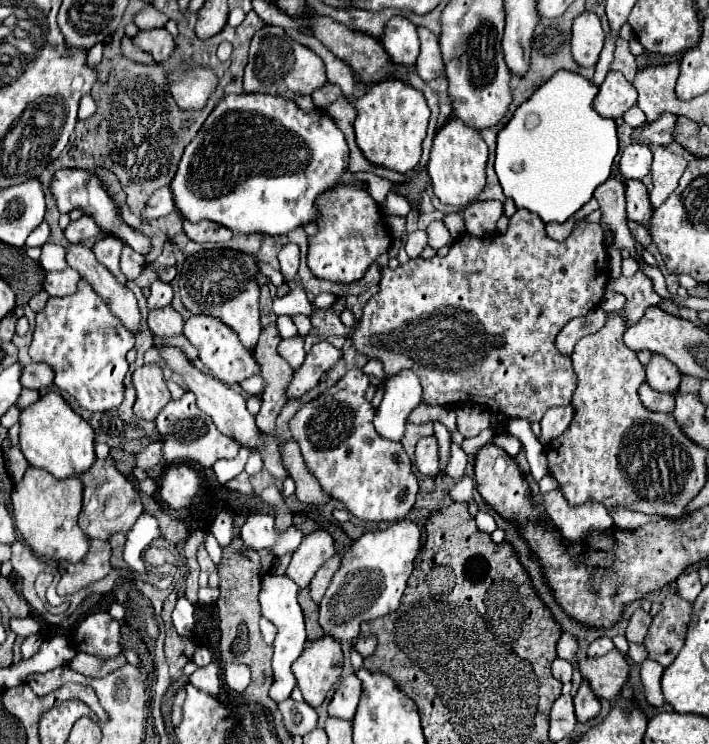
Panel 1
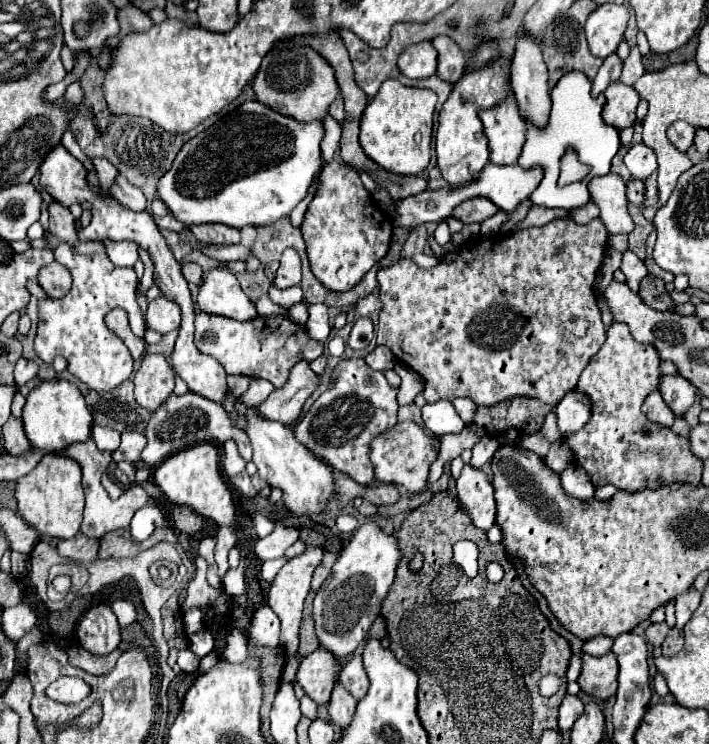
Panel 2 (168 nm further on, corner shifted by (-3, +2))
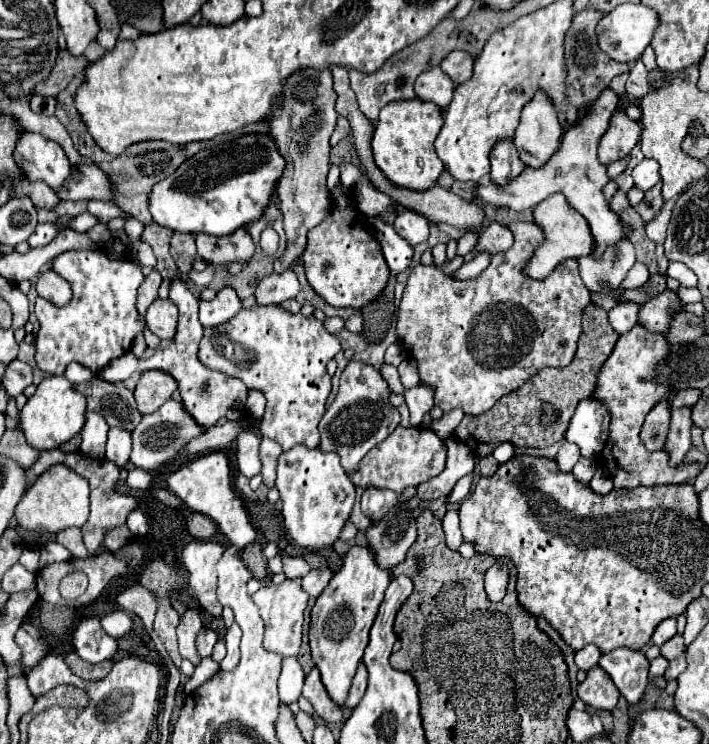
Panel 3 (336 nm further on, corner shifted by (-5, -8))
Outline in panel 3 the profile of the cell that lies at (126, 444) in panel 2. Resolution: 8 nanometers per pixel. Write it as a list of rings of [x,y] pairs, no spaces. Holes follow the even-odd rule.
[[[113,427],[107,439],[107,459],[117,463],[117,467],[125,467],[129,457],[131,457],[131,433]]]

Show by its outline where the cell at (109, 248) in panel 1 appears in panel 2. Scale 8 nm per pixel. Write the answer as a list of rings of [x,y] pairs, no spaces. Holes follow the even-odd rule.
[[[101,241],[91,243],[61,243],[55,251],[55,259],[65,265],[73,277],[73,287],[63,299],[39,301],[39,327],[35,335],[35,353],[41,361],[53,363],[57,355],[69,361],[69,371],[83,381],[89,389],[105,393],[129,379],[133,371],[133,357],[127,345],[105,325],[105,315],[111,309],[123,309],[129,317],[129,327],[137,337],[145,333],[145,321],[135,297],[137,275],[135,269],[115,267]]]

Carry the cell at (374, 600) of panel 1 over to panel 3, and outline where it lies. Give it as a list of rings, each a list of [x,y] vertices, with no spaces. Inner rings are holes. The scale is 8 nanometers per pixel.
[[[351,547],[351,551],[343,559],[341,569],[333,575],[311,609],[309,643],[313,663],[321,671],[321,679],[331,701],[335,701],[335,705],[339,707],[345,705],[347,691],[351,689],[351,679],[355,677],[357,665],[363,659],[363,651],[369,641],[369,629],[375,621],[389,581],[391,571],[379,567],[375,553],[369,547]]]

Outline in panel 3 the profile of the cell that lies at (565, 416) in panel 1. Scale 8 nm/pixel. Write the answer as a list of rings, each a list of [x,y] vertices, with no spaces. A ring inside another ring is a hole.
[[[583,399],[569,421],[565,439],[579,445],[583,457],[595,457],[605,447],[607,431],[609,415],[605,405],[595,399]]]

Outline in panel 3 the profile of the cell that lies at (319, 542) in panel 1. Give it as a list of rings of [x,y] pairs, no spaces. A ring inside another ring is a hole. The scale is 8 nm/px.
[[[301,577],[285,579],[281,585],[265,585],[253,595],[253,603],[259,607],[261,617],[265,621],[265,649],[279,653],[283,657],[297,657],[301,649],[301,629],[303,629],[303,613],[307,607],[309,595],[301,587]]]

